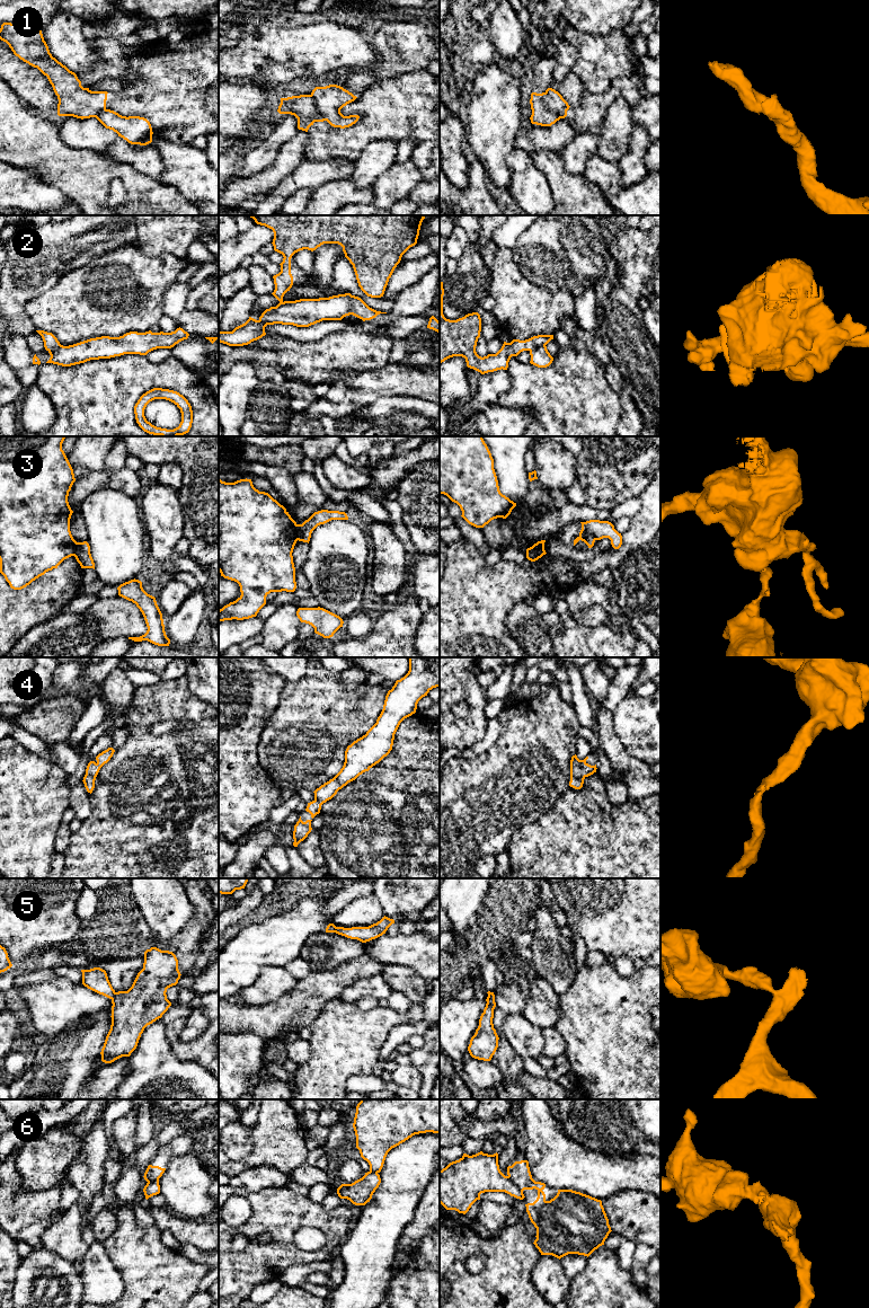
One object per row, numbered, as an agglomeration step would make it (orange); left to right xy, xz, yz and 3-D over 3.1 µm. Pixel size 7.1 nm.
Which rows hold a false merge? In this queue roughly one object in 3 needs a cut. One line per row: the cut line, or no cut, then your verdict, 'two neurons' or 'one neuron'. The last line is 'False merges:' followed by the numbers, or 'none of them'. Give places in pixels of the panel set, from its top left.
1: cut yz (544, 93), (546, 105), (561, 117); two neurons
2: cut yz (544, 344), (530, 351); two neurons
3: cut xz (295, 524), (295, 537), (298, 539); two neurons
4: cut none; one neuron
5: cut xy (116, 992), (112, 999); two neurons
6: cut yz (507, 1176), (522, 1192); two neurons
False merges: 1, 2, 3, 5, 6

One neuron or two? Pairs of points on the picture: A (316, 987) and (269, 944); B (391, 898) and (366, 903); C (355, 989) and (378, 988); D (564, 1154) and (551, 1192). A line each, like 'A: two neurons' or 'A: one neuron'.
A: two neurons
B: two neurons
C: one neuron
D: two neurons

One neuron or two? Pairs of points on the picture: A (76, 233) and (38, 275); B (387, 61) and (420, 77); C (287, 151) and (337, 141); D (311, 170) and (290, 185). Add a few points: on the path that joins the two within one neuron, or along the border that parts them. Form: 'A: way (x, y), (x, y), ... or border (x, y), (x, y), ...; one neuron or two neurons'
A: way (65, 244), (44, 265); one neuron
B: border (424, 68), (386, 80); two neurons
C: border (308, 132), (304, 144), (304, 158); two neurons
D: way (306, 175), (295, 184); one neuron

